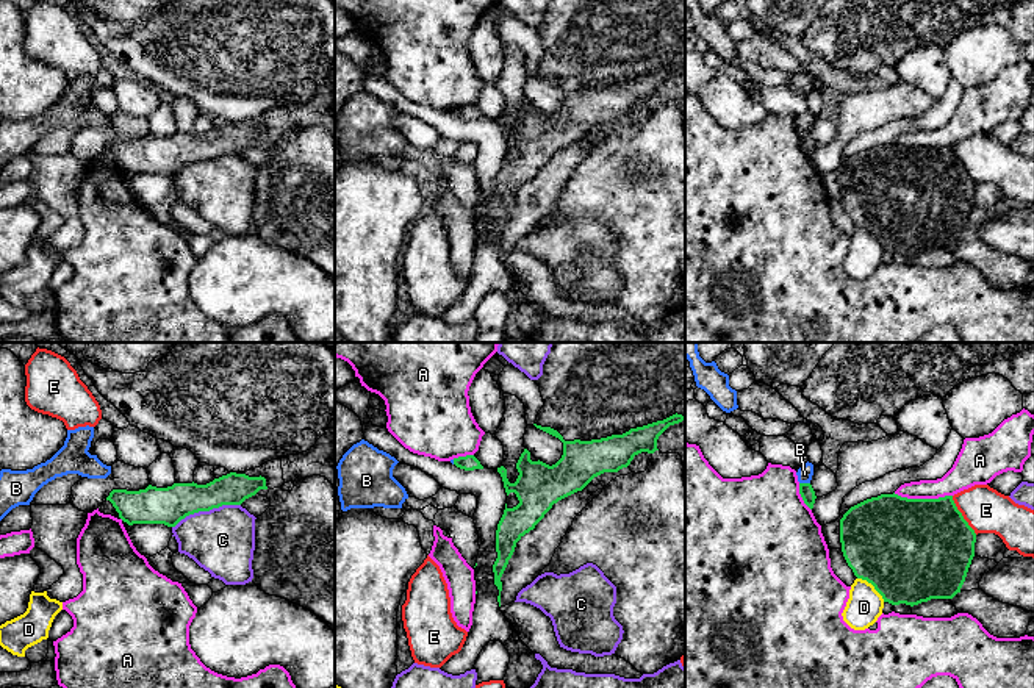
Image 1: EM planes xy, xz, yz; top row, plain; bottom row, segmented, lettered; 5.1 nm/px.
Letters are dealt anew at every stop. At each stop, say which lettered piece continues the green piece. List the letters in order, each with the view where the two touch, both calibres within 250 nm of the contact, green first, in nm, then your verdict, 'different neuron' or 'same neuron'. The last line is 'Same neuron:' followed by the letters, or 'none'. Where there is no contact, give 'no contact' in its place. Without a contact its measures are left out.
A: yz | 500/150 nm | different neuron
B: yz | 70/80 nm | different neuron
C: xy | 190/340 nm | different neuron
D: yz | 500/180 nm | different neuron
E: yz | 500/240 nm | different neuron
Same neuron: none

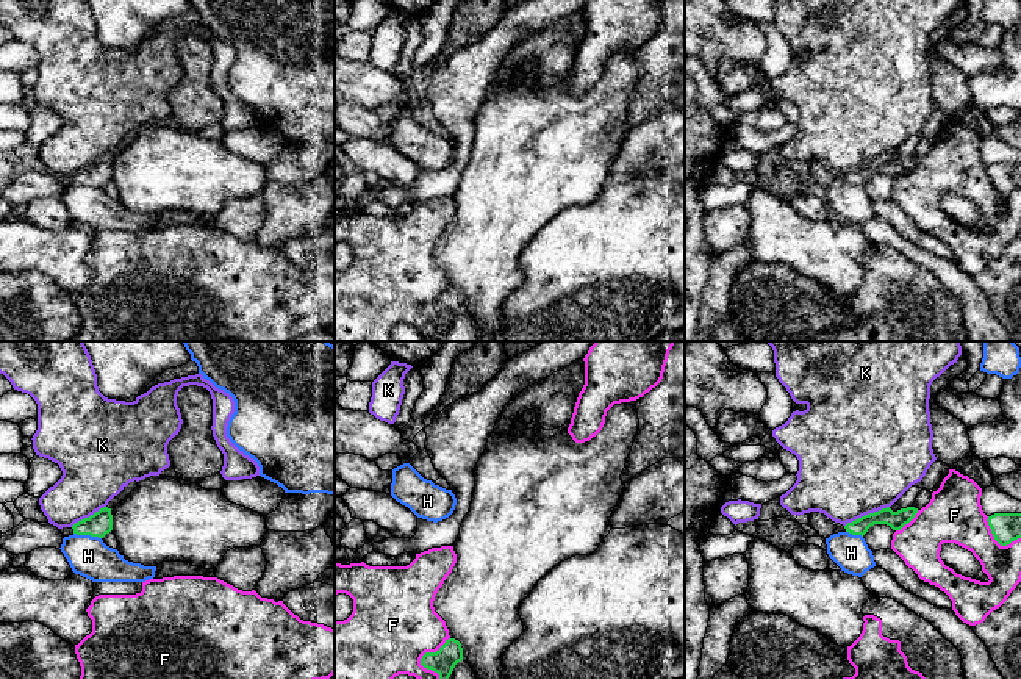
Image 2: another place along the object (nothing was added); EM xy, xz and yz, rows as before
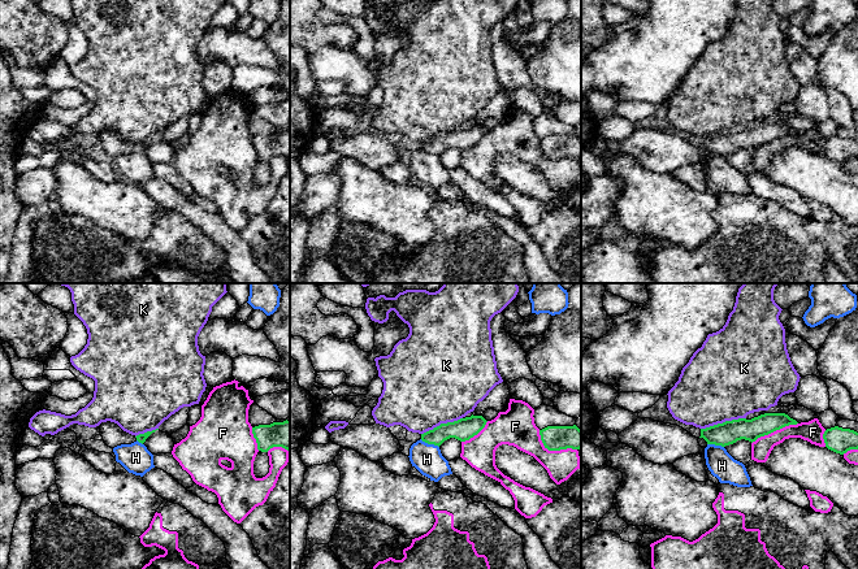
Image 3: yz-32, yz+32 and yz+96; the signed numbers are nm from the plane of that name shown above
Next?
F: xz | 130/440 nm | different neuron
H: xy | 120/220 nm | different neuron
K: yz | 100/500 nm | different neuron
Same neuron: none

